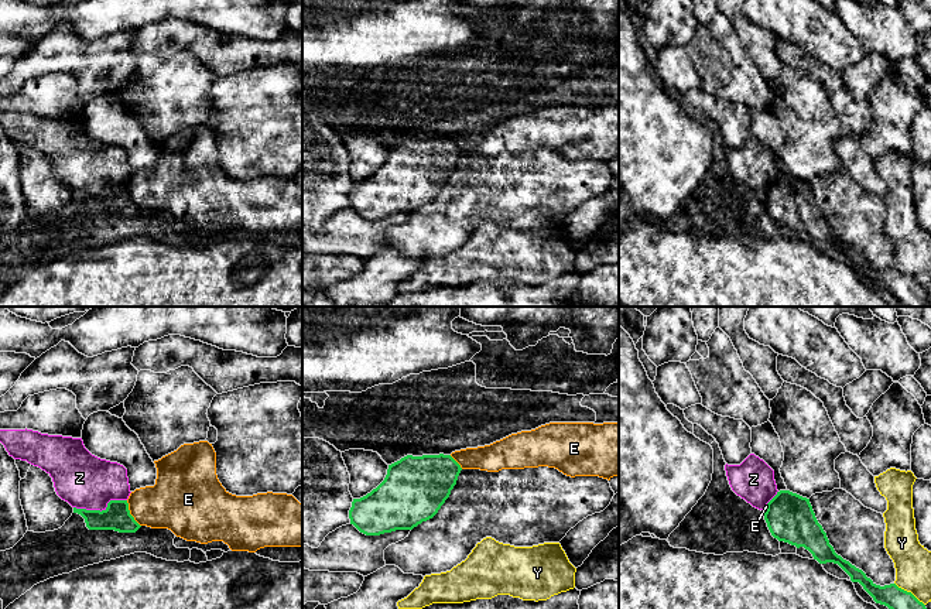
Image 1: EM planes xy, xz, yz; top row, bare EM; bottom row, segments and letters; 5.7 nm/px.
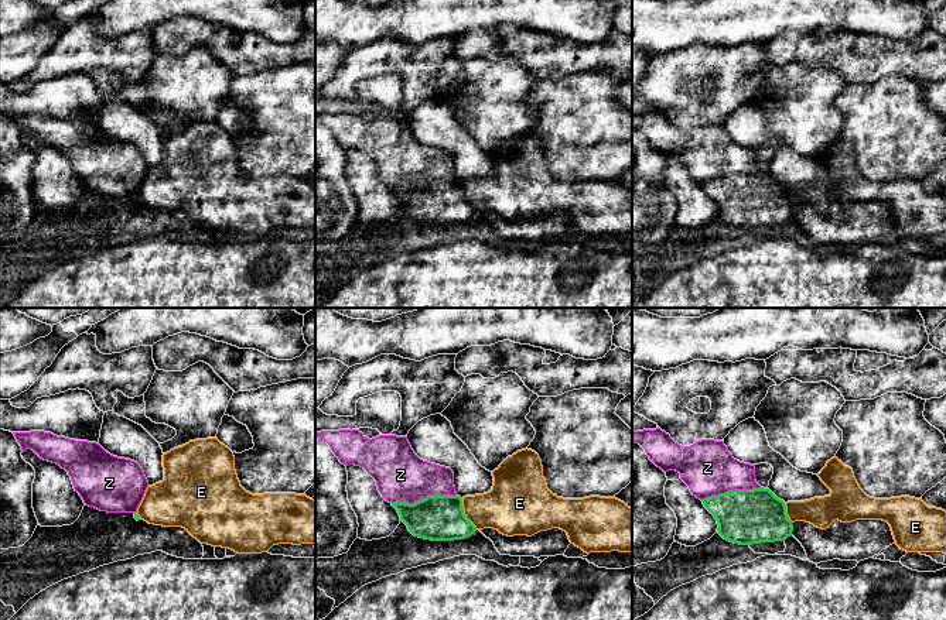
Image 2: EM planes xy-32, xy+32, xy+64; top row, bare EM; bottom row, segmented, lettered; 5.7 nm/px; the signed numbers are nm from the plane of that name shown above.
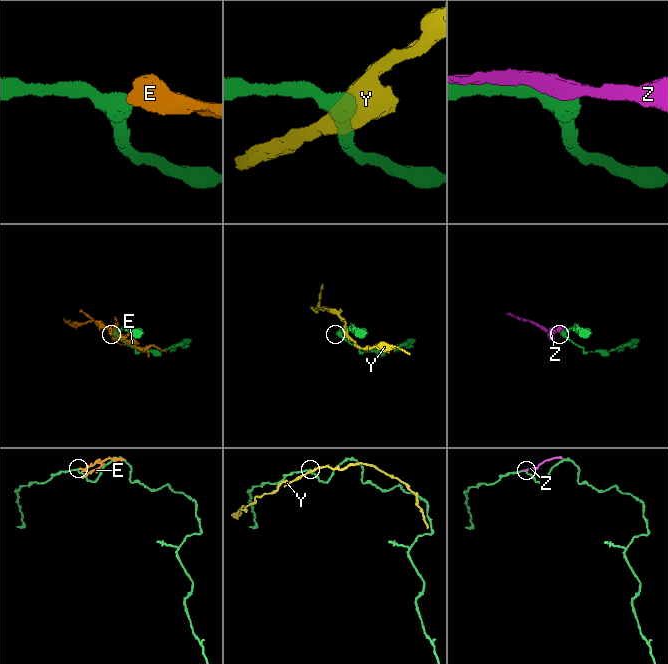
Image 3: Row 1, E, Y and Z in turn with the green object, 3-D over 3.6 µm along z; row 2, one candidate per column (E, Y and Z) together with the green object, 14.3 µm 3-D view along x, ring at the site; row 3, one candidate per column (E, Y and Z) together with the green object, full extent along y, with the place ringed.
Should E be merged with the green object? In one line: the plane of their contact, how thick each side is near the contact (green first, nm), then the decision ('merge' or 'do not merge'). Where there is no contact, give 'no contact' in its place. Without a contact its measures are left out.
xy | 150/300 nm | do not merge

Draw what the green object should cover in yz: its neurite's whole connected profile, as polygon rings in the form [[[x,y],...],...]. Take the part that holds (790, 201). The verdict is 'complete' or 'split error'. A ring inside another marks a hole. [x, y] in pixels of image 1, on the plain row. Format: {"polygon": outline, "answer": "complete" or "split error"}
{"polygon": [[[780,174],[767,187],[764,203],[774,222],[808,233],[819,247],[838,247],[852,266],[859,266],[876,287],[891,292],[903,307],[930,307],[927,291],[896,267],[876,268],[866,257],[838,239],[818,206],[810,182]]], "answer": "complete"}

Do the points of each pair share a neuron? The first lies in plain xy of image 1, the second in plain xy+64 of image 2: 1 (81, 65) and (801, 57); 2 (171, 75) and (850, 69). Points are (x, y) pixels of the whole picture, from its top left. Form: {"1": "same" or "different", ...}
{"1": "different", "2": "different"}

